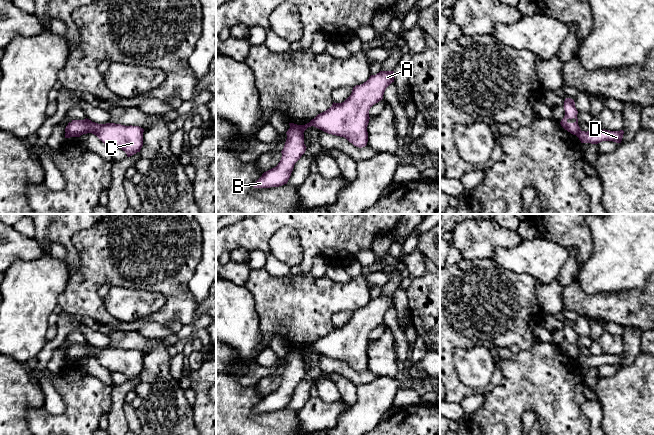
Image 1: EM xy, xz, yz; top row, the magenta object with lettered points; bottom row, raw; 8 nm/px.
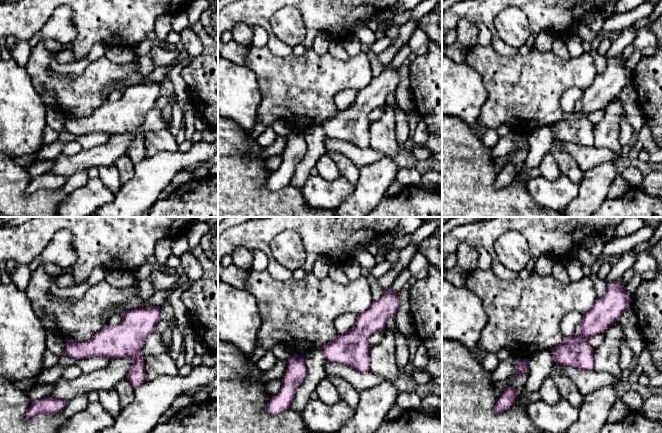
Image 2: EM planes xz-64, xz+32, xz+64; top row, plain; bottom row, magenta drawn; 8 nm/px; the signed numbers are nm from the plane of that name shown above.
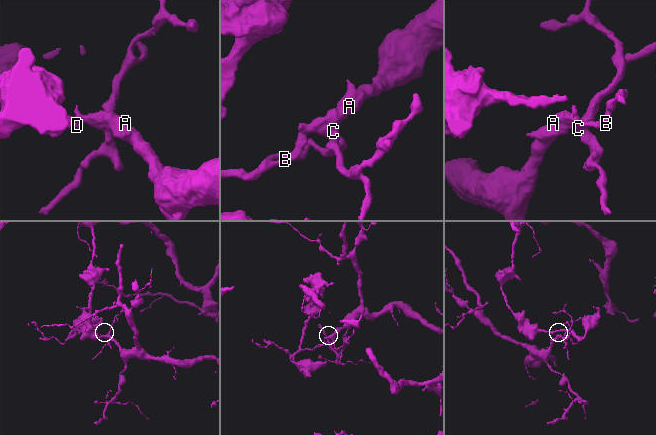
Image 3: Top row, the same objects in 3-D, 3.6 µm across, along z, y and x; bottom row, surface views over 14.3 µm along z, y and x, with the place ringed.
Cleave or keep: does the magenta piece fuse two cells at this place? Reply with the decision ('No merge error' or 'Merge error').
Merge error

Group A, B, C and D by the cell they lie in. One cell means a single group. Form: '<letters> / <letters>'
A C / B D

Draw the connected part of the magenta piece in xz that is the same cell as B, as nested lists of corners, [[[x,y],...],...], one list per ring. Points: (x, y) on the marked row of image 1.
[[[289,128],[286,132],[287,139],[282,157],[278,165],[262,174],[262,176],[253,184],[254,188],[279,187],[287,184],[295,163],[306,151],[304,144],[304,134],[294,128]]]

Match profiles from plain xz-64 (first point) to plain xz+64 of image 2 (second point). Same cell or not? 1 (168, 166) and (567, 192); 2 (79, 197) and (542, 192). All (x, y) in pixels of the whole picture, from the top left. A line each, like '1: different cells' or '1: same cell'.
1: different cells
2: same cell

